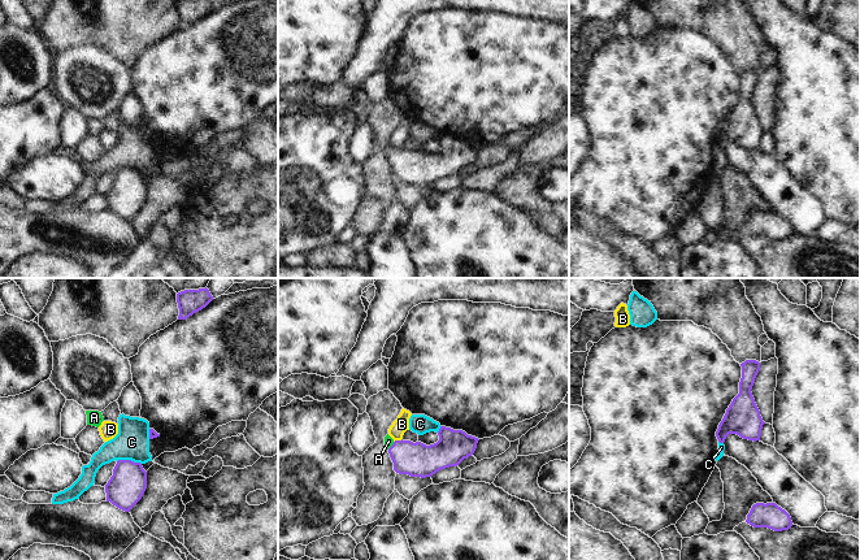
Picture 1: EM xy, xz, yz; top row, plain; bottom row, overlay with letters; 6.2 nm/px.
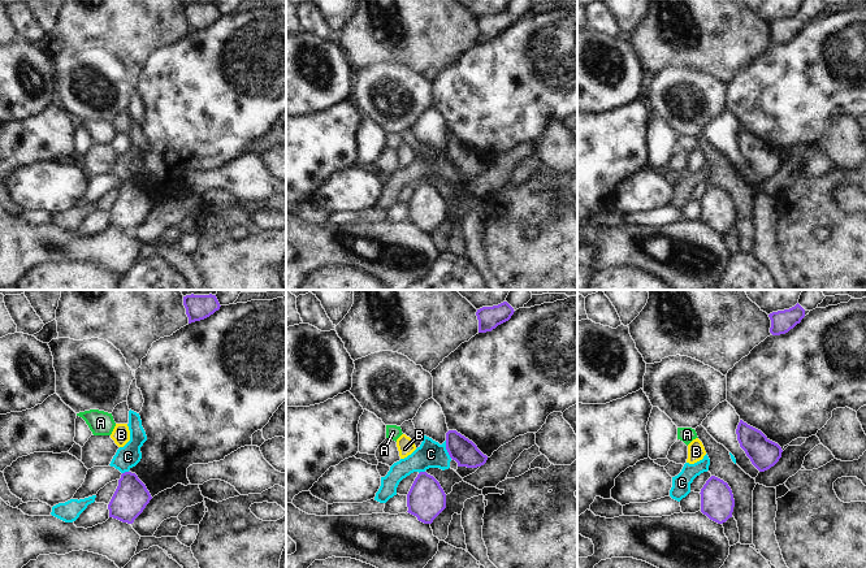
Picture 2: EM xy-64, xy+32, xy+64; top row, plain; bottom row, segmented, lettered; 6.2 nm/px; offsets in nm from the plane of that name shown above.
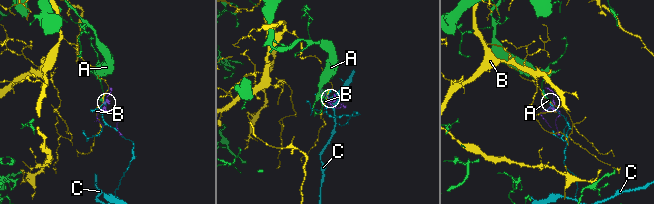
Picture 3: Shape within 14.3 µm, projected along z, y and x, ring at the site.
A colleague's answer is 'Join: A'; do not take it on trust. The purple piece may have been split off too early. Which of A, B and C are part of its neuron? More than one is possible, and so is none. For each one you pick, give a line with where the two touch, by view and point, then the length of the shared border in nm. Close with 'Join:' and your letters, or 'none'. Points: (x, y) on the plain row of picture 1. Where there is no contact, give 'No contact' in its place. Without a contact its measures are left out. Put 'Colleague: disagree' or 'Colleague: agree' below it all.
A: Touches purple at xz (391, 155). Shared border 60 nm
Join: A.
Colleague: agree

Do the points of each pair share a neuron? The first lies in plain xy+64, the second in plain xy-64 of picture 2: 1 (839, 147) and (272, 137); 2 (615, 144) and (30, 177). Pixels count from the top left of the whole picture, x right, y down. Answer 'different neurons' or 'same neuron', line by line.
1: different neurons
2: different neurons

